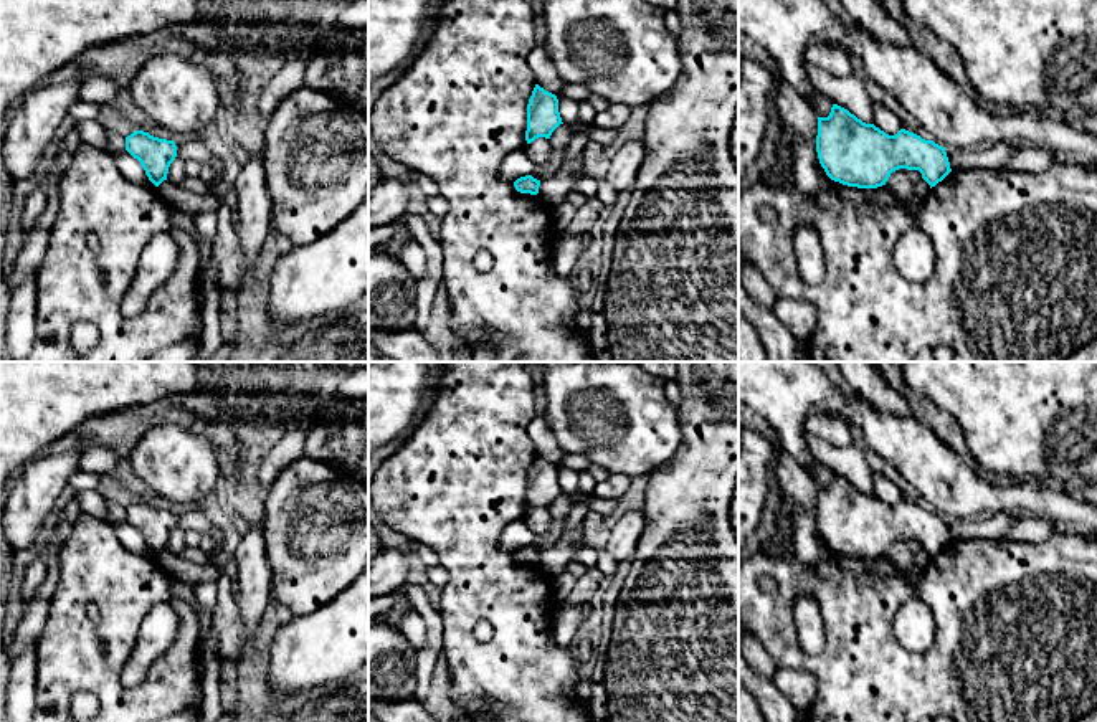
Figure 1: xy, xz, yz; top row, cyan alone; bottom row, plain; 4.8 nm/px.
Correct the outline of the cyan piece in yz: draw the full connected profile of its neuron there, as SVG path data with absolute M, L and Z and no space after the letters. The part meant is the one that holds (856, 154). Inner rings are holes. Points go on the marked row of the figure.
M833 104L828 117L818 117L816 152L831 180L857 188L882 187L899 169L919 170L932 188L952 172L945 147L905 129L889 135L838 104Z

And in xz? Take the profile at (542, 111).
M535 84L527 104L527 144L539 137L550 139L560 124L563 122L558 112L557 96Z

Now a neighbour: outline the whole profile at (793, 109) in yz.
M788 84L778 97L776 112L780 122L786 124L795 134L793 152L793 178L796 188L805 195L813 195L823 177L824 169L816 152L818 119L808 101L796 94Z

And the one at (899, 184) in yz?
M907 169L892 172L886 182L886 187L902 202L910 202L914 198L914 185L910 183Z

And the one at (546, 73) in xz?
M535 46L532 53L529 55L527 61L535 74L537 84L544 88L545 91L558 96L560 89L567 83L557 73L557 68L553 61L550 59L545 46Z

